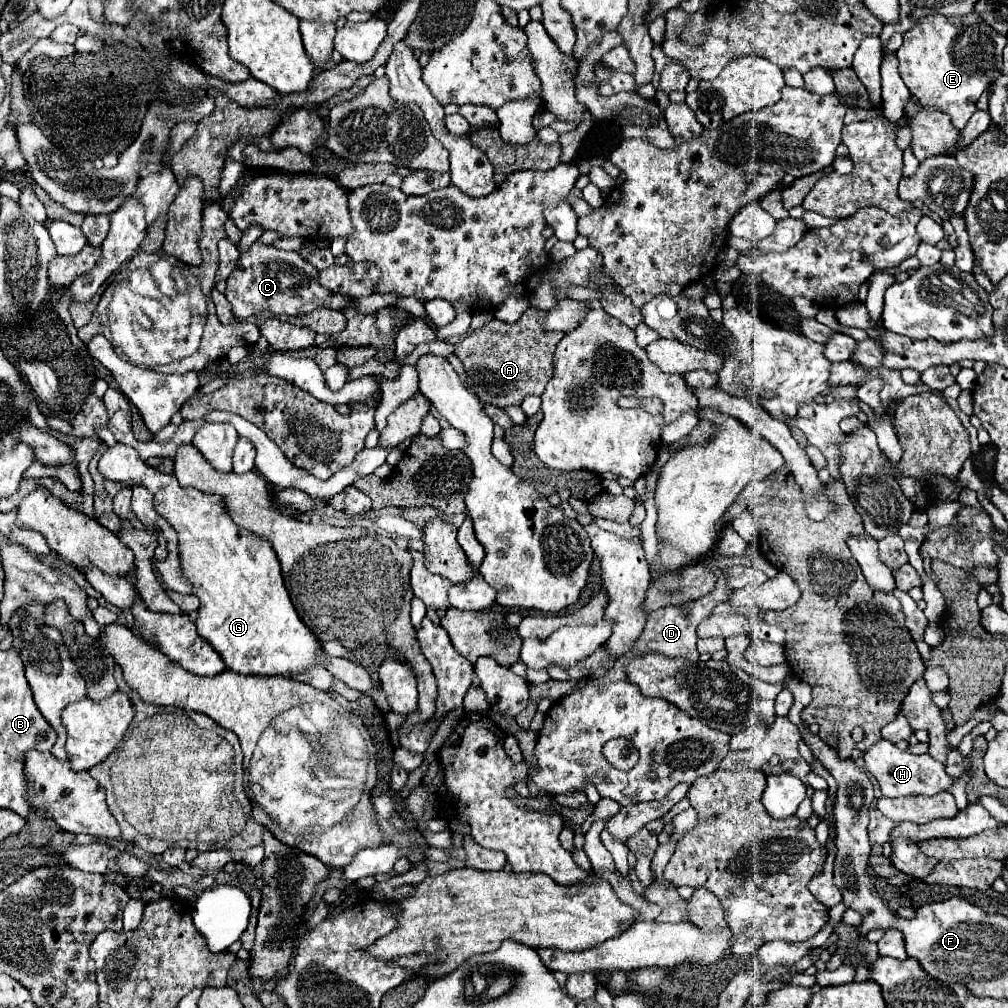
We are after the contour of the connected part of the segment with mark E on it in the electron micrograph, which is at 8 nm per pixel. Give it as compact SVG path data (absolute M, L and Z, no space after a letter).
M979 14L967 16L923 16L911 30L905 32L903 44L897 52L899 74L909 88L911 96L915 96L921 104L931 104L935 108L943 108L951 118L955 128L965 128L967 120L975 114L975 102L987 90L991 80L1001 74L1001 54L1005 48L1005 36L993 30Z

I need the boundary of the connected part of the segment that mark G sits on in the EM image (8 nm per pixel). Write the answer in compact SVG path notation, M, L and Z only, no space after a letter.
M125 444L107 448L99 460L99 472L107 480L147 488L153 494L155 512L177 530L183 576L201 600L199 618L195 620L197 634L215 648L229 670L239 674L289 676L309 666L325 666L317 658L321 644L301 624L291 604L273 546L257 534L239 528L227 514L223 496L179 486L173 474L163 474L147 466L135 448Z

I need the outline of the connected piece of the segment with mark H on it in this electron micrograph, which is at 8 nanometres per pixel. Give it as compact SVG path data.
M879 740L875 746L871 746L865 752L865 762L867 772L877 780L883 796L915 796L915 794L935 796L941 790L949 790L953 784L953 778L945 774L945 766L933 760L929 754L915 756L903 752L889 740Z

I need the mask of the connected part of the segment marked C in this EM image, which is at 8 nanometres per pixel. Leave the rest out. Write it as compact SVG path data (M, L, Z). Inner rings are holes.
M255 242L249 252L241 254L237 268L227 278L227 300L233 306L235 316L255 316L263 310L273 314L299 314L303 304L319 302L327 304L331 300L331 292L319 284L319 270L313 268L299 252L277 250L275 246L267 246ZM267 262L267 264L265 264Z

